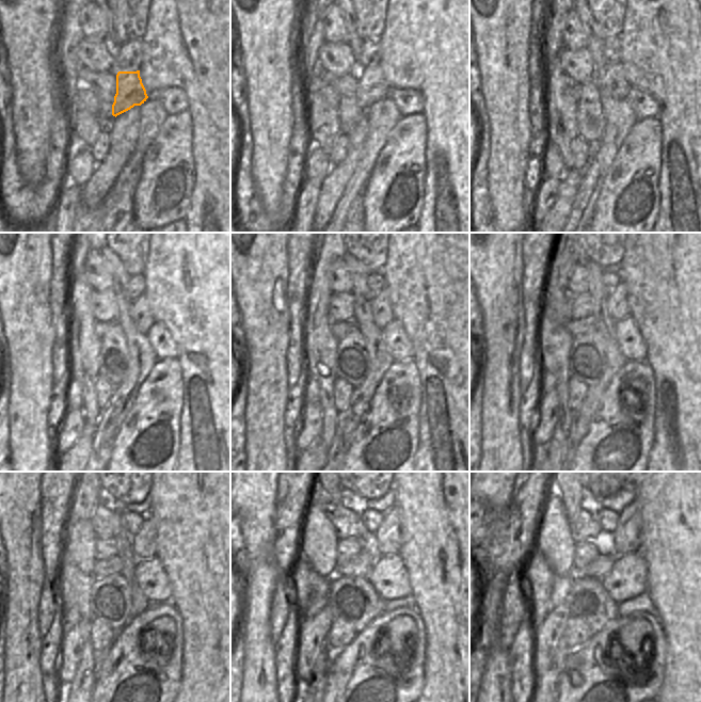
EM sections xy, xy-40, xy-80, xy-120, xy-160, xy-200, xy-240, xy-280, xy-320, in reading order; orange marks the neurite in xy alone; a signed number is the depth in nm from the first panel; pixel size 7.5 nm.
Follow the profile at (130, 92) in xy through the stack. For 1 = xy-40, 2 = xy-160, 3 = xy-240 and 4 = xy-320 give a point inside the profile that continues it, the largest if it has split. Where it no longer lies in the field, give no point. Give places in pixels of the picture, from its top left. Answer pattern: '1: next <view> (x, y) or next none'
1: next xy-40 (371, 84)
2: next xy-160 (381, 308)
3: next xy-240 (144, 542)
4: next xy-320 (627, 533)

